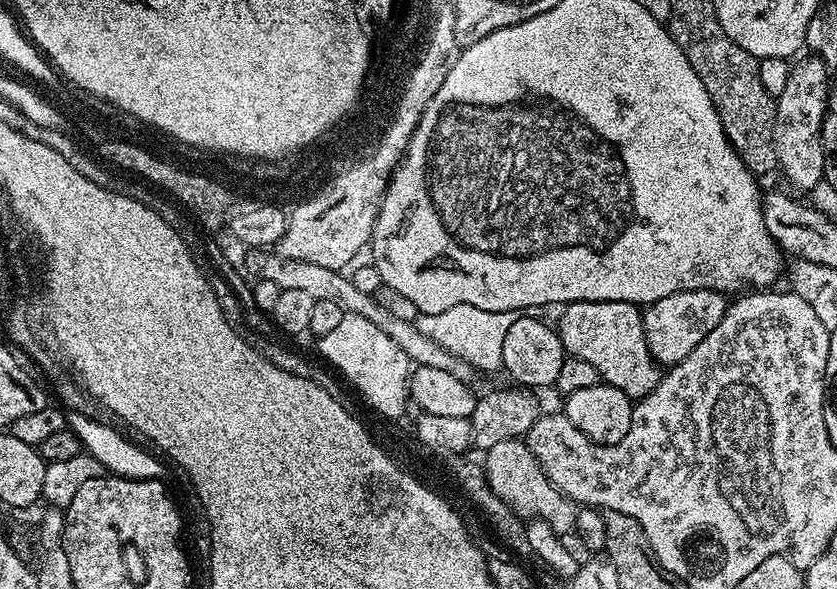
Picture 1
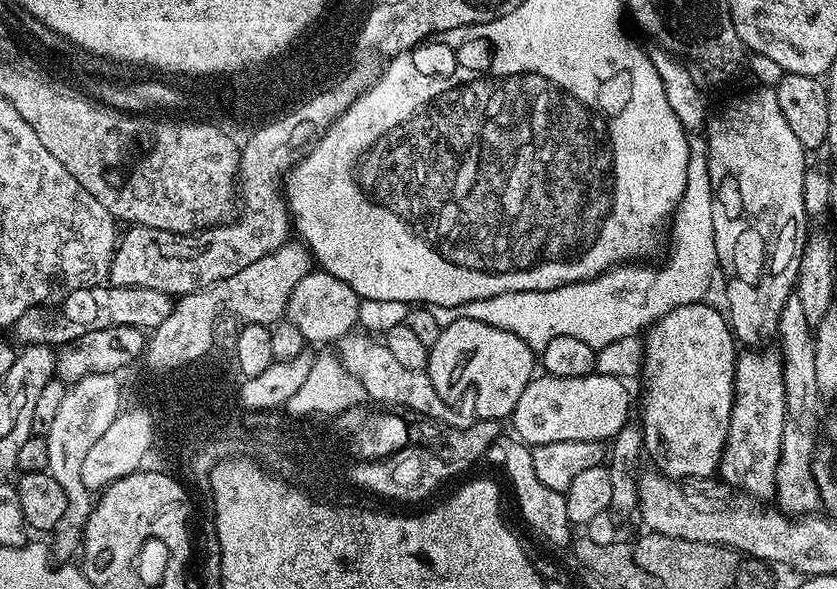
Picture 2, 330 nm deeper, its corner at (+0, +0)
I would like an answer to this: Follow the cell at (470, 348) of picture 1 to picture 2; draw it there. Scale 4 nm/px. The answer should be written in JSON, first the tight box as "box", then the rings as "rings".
{"box":[455,134,718,354],"rings":[[[692,134],[688,138],[688,181],[670,221],[672,245],[664,268],[643,268],[643,263],[628,262],[581,284],[494,294],[494,298],[459,304],[455,315],[506,330],[522,338],[536,354],[544,351],[550,338],[562,338],[562,334],[582,338],[586,346],[598,349],[618,342],[618,338],[643,333],[670,310],[683,304],[701,303],[711,290],[712,279],[718,276],[711,204],[707,139]]]}

